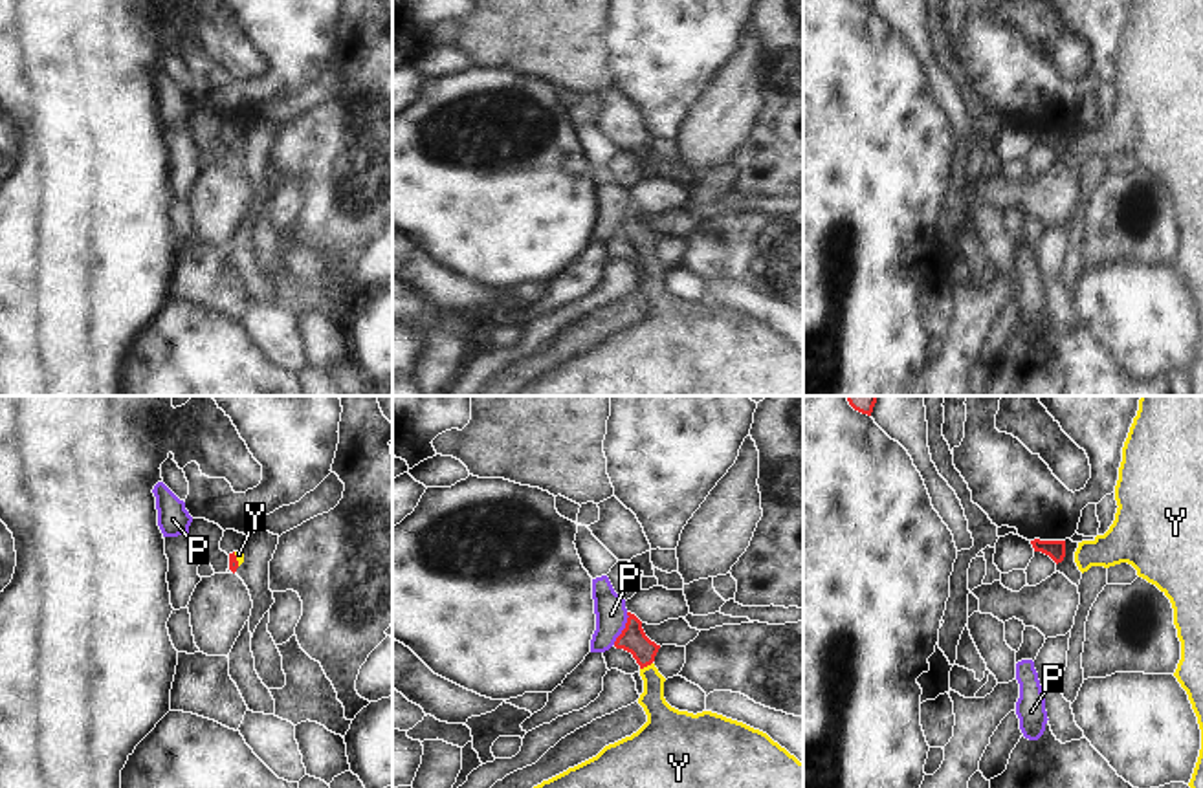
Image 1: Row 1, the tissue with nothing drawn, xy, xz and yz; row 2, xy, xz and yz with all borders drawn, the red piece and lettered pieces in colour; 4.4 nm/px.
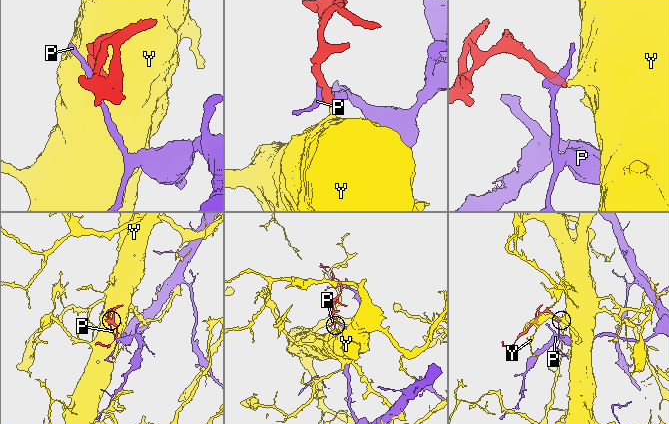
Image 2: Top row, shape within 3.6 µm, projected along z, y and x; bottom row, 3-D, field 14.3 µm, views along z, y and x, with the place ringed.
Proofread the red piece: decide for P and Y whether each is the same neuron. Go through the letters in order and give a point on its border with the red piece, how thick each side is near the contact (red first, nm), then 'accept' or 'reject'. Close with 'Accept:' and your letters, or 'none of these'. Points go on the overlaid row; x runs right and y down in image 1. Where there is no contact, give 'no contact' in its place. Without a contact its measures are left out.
P: xz (624, 629) | 120/140 nm | reject
Y: xz (646, 666) | 120/140 nm | accept
Accept: Y

